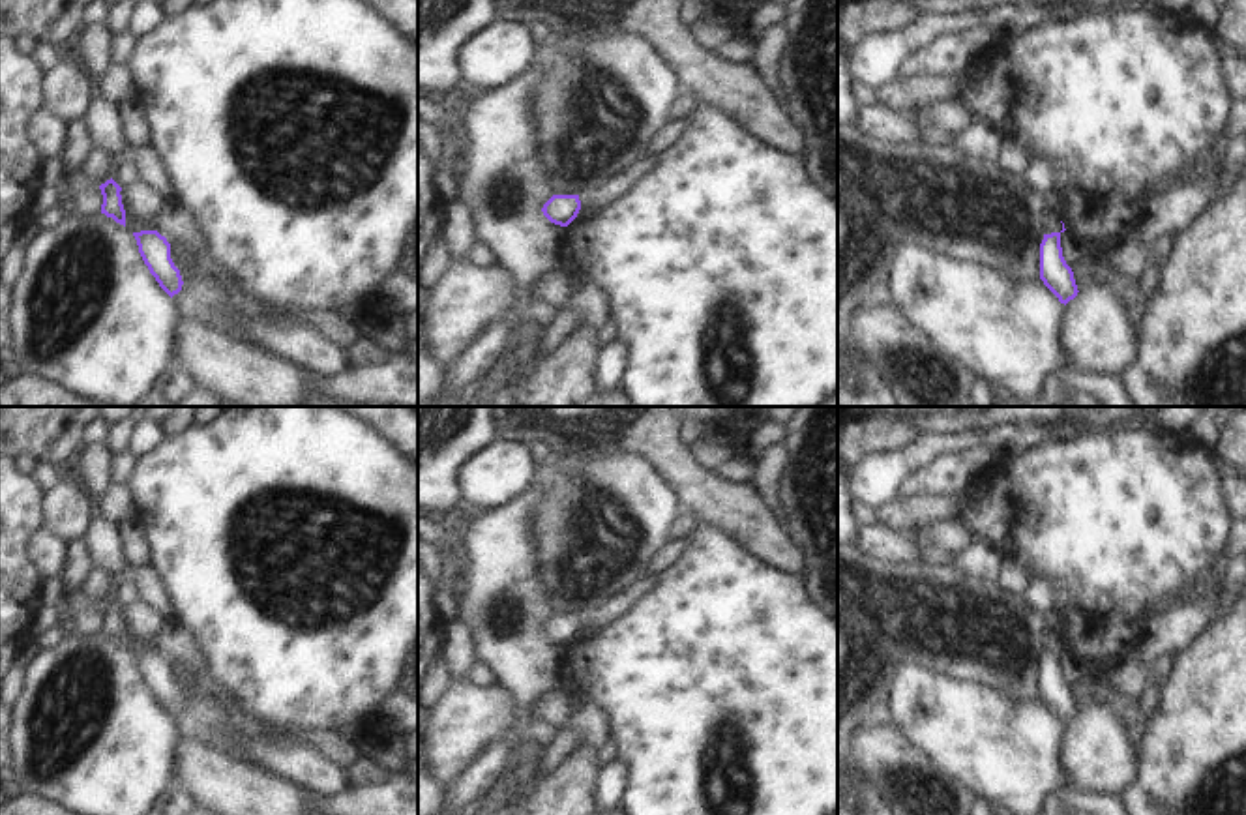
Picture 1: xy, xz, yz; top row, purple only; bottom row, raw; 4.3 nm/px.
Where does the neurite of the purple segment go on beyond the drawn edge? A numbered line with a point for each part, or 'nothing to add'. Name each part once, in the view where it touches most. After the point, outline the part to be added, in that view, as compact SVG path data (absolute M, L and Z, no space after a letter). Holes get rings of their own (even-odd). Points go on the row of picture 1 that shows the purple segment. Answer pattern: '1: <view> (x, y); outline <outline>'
nothing to add

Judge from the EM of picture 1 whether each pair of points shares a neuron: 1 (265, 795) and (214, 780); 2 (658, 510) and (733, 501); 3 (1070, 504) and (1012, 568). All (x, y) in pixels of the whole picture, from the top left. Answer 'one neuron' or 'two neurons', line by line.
1: one neuron
2: two neurons
3: two neurons

